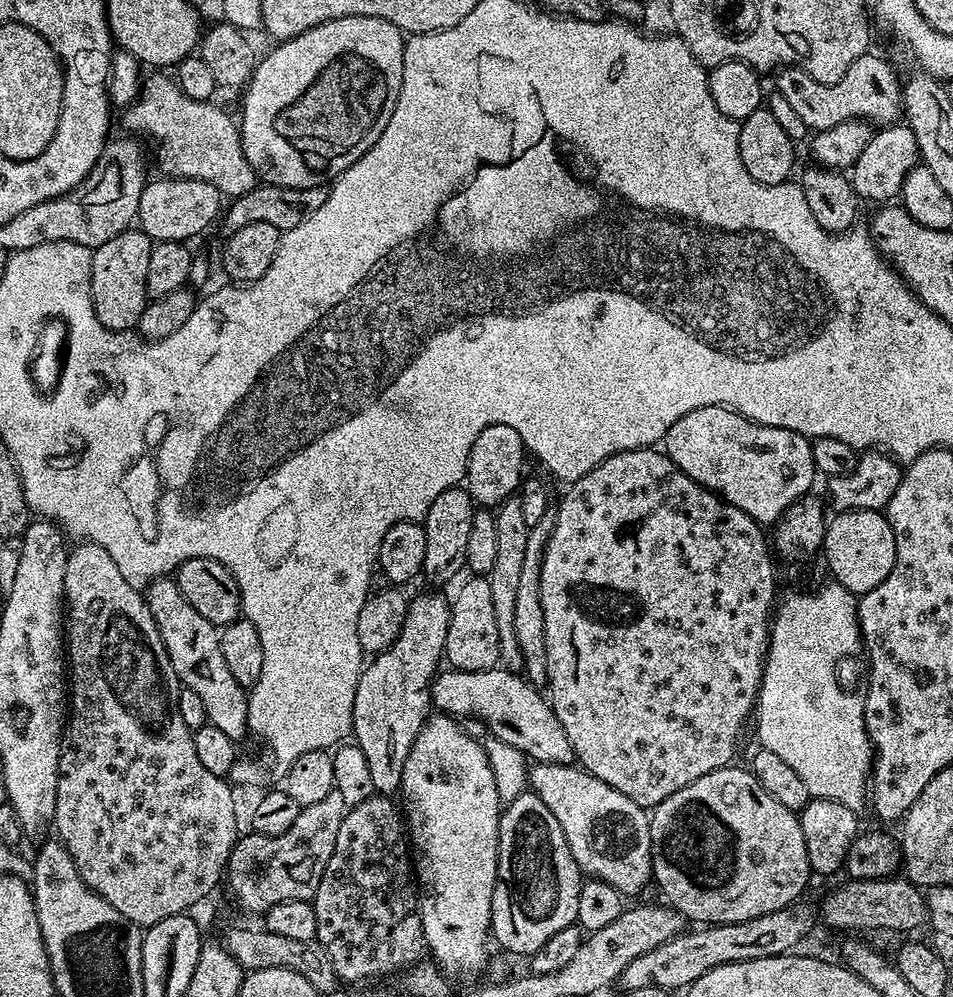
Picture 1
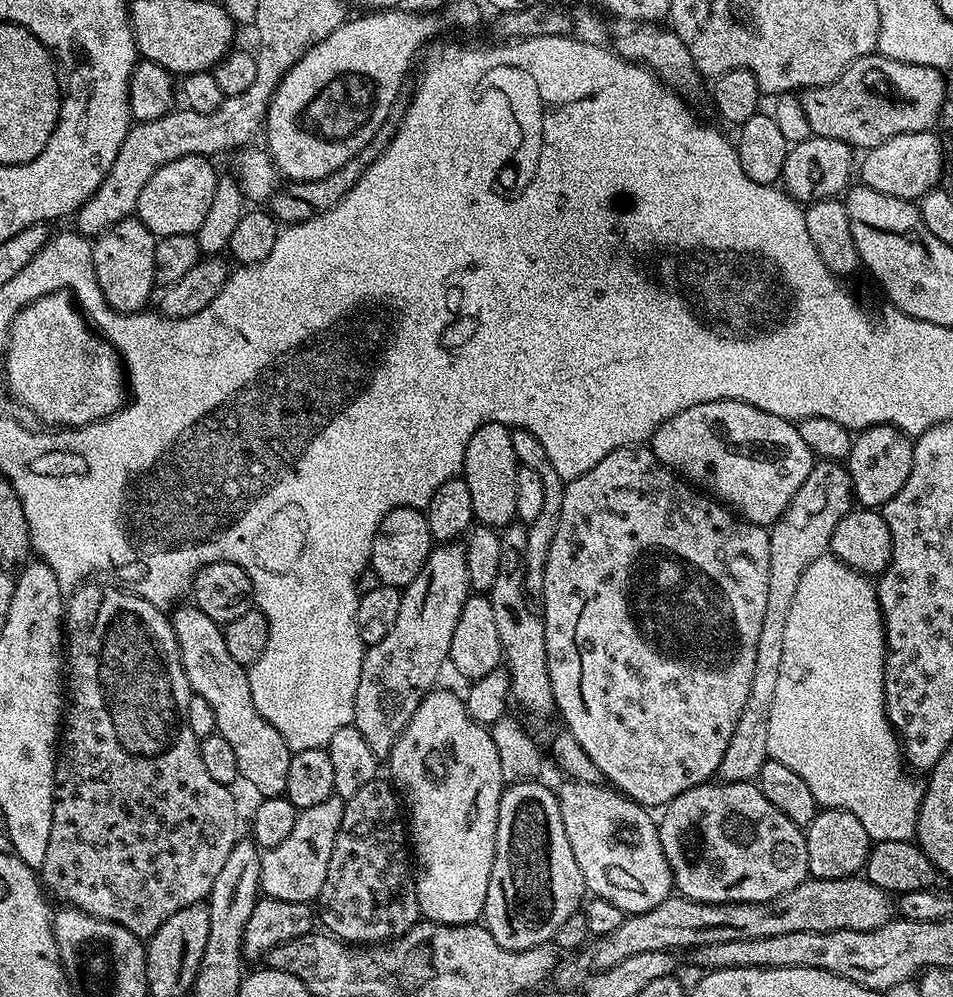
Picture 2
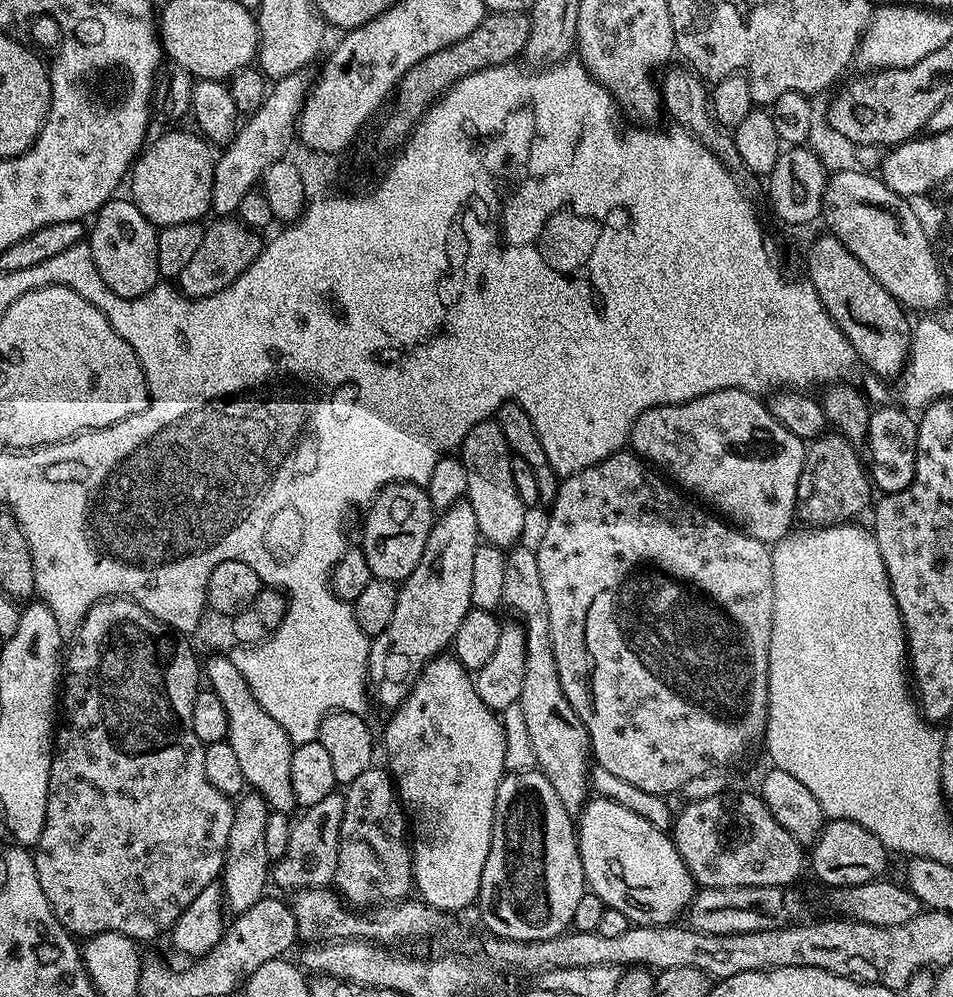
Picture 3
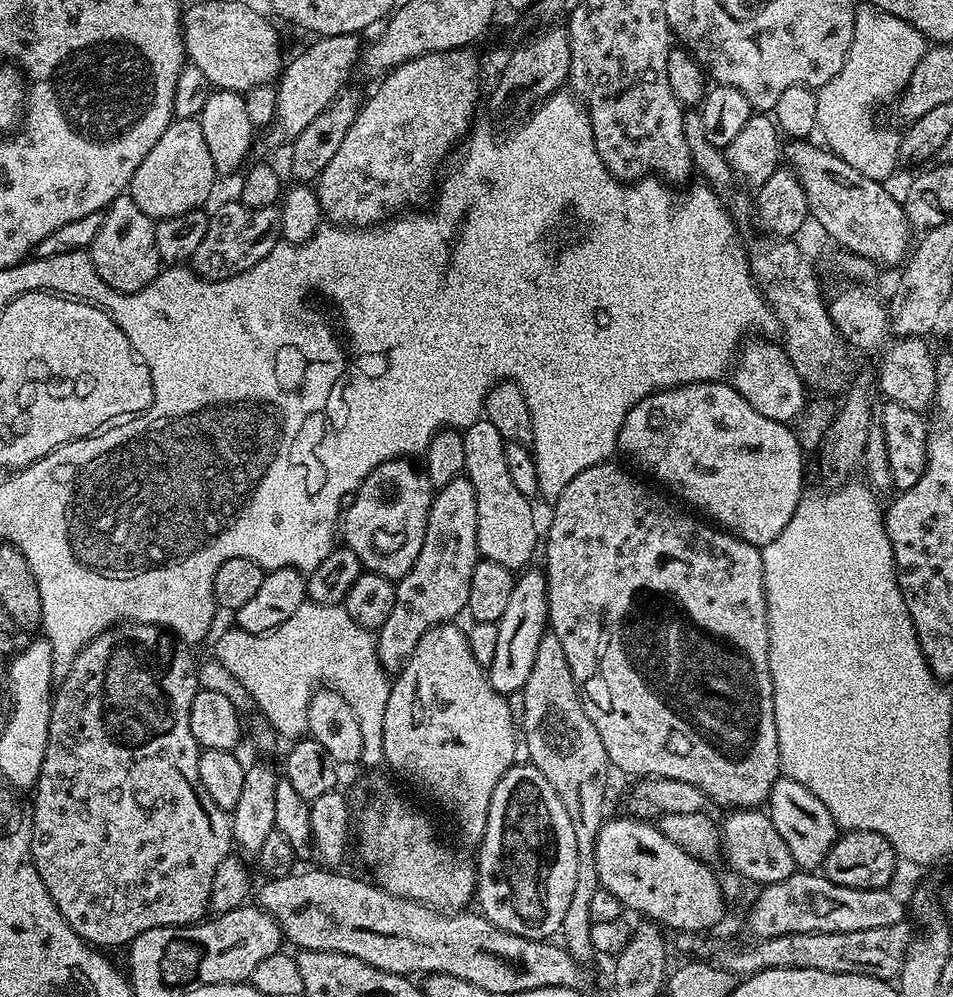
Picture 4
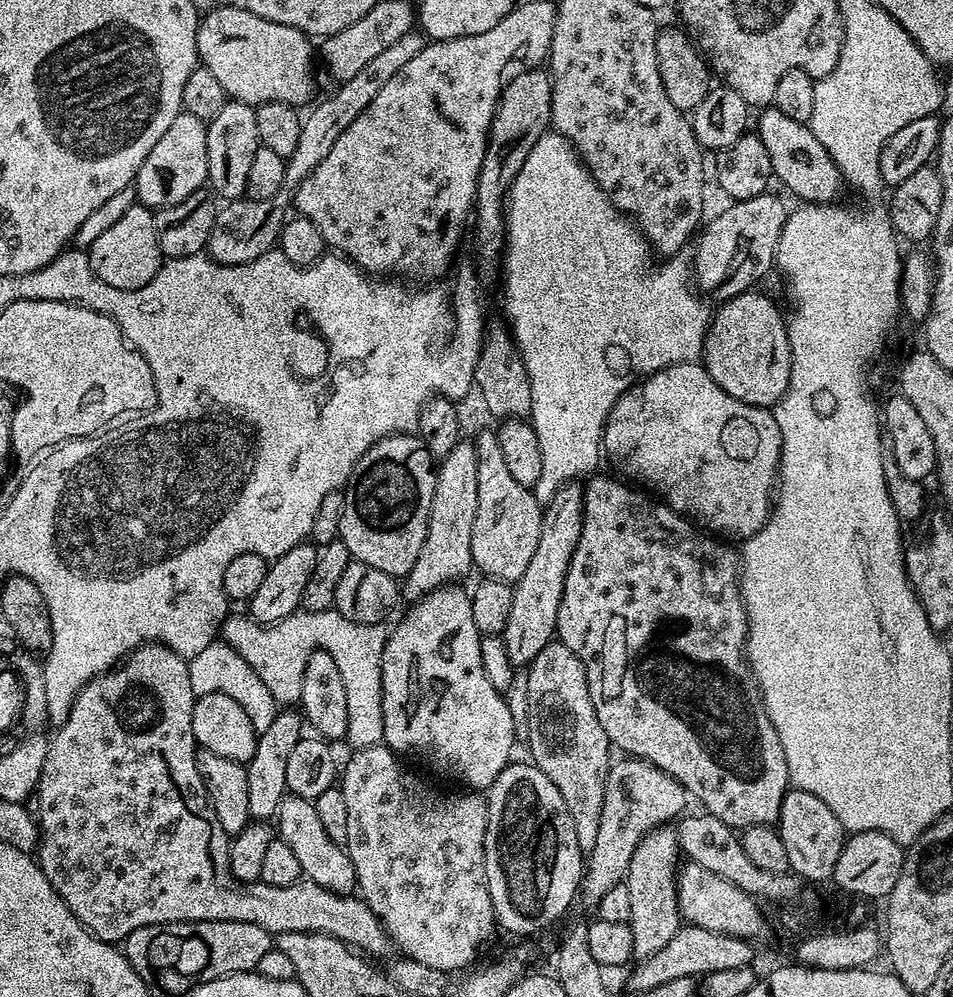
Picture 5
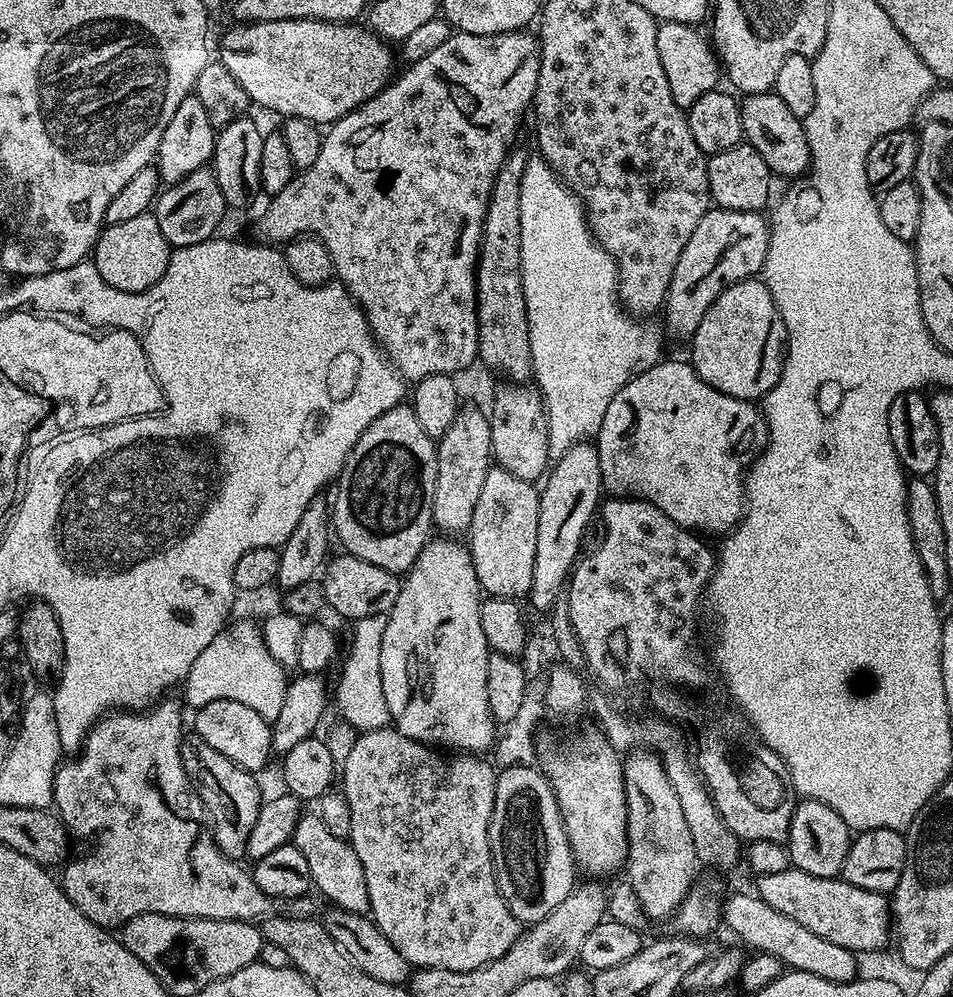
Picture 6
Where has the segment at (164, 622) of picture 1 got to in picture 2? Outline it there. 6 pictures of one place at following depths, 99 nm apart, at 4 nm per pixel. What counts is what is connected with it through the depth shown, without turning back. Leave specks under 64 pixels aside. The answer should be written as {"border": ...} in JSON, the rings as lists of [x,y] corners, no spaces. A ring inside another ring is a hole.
{"border":[[[191,602],[175,605],[170,612],[170,623],[180,647],[188,685],[195,695],[206,698],[206,702],[210,702],[210,707],[214,709],[216,732],[226,738],[226,742],[230,742],[234,749],[240,780],[257,788],[261,797],[283,796],[293,752],[286,746],[282,734],[278,734],[278,730],[274,730],[274,726],[270,726],[270,722],[266,722],[266,718],[262,718],[254,706],[248,668],[234,662],[230,650],[226,650],[223,627],[206,618],[206,614],[202,614],[202,610],[198,610]]]}

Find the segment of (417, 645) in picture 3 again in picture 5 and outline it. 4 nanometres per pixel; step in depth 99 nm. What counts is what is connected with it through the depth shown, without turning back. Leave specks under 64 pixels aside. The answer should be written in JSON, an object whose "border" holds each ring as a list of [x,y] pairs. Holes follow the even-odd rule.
{"border":[[[464,438],[439,461],[426,542],[422,542],[418,559],[402,580],[405,601],[415,602],[435,588],[455,585],[468,571],[473,571],[470,534],[474,534],[474,514],[478,514],[478,454],[475,443]]]}

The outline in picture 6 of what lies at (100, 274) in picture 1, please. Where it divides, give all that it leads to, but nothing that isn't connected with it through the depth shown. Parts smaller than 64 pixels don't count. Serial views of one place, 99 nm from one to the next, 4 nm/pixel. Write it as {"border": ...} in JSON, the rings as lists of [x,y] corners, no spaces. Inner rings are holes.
{"border":[[[151,211],[143,212],[138,218],[129,218],[127,222],[107,225],[96,239],[94,263],[98,274],[123,292],[144,292],[154,286],[166,274],[172,248],[162,238],[155,215]]]}

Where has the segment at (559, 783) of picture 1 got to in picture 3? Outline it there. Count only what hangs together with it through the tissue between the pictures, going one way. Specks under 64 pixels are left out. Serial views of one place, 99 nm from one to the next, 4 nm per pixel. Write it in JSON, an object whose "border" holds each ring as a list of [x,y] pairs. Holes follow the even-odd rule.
{"border":[[[592,798],[578,813],[578,843],[587,887],[602,898],[605,908],[626,914],[626,918],[636,926],[670,924],[685,915],[688,905],[692,903],[694,881],[665,829],[654,827],[646,822],[646,818],[638,818],[638,814],[626,810],[626,806],[618,806],[618,802]]]}

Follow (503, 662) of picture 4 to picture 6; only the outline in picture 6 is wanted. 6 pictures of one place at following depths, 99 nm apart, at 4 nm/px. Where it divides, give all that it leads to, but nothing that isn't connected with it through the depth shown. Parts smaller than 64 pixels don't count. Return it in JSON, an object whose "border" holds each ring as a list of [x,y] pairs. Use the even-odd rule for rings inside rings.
{"border":[[[581,442],[570,446],[570,450],[566,450],[566,454],[551,465],[543,484],[539,489],[538,546],[534,550],[534,582],[527,599],[532,600],[538,611],[547,613],[557,607],[559,600],[556,599],[559,596],[561,599],[576,561],[580,559],[585,547],[584,535],[588,532],[588,523],[594,520],[602,503],[604,479],[595,443]]]}

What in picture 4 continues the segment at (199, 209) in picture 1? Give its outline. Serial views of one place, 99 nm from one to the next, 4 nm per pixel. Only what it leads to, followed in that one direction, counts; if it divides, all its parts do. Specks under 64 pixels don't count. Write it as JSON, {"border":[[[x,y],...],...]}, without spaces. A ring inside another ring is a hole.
{"border":[[[173,119],[166,130],[162,130],[162,138],[150,146],[150,154],[142,158],[138,170],[134,170],[128,192],[138,210],[151,216],[153,221],[165,220],[174,214],[186,214],[195,208],[203,209],[216,179],[218,173],[210,158],[199,119]]]}

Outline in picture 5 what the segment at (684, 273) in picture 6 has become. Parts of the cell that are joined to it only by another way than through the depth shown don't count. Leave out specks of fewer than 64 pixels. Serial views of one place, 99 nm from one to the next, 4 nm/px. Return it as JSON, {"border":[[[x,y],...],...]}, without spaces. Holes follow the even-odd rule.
{"border":[[[767,191],[761,196],[729,203],[729,208],[722,209],[712,221],[709,219],[703,225],[695,241],[696,257],[690,260],[694,284],[701,293],[716,292],[717,301],[723,302],[749,291],[755,280],[773,271],[778,238],[782,238],[782,226],[789,209],[772,195]]]}

